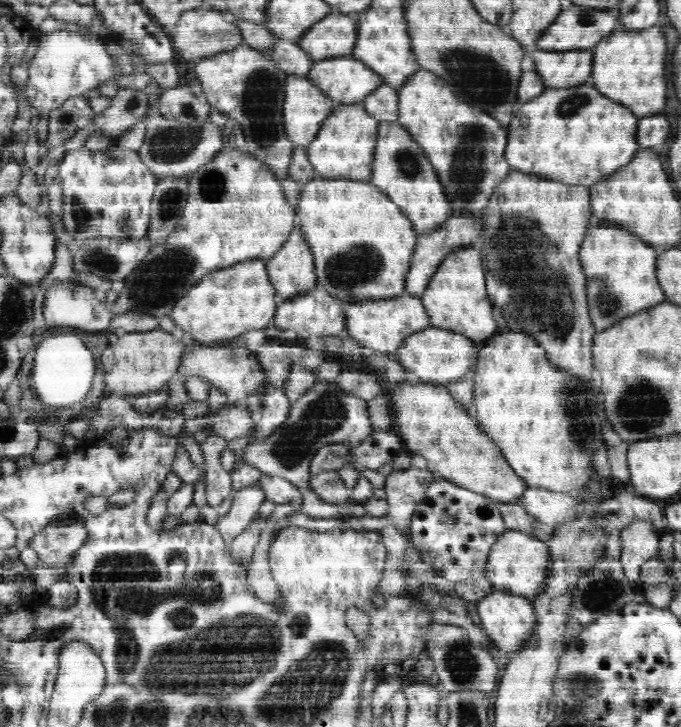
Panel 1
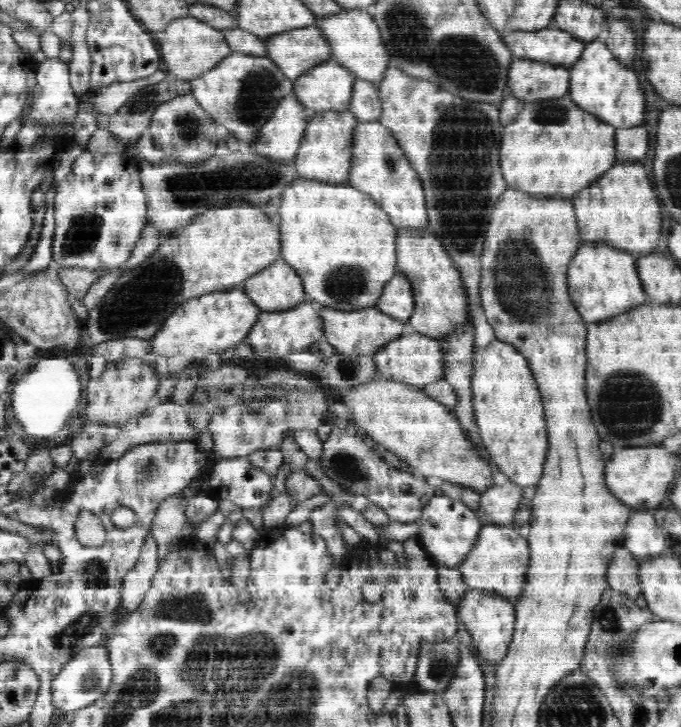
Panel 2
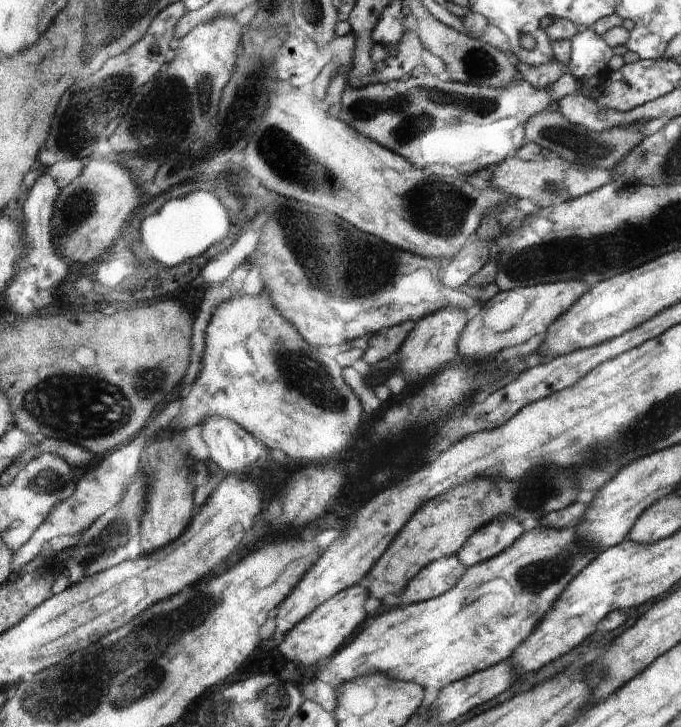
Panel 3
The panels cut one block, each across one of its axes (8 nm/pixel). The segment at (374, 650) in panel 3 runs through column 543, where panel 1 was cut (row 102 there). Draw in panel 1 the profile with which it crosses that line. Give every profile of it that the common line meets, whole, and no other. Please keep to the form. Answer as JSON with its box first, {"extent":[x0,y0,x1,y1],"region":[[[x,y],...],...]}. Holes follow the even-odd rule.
{"extent":[505,81,639,187],"region":[[[590,81],[561,89],[547,88],[540,96],[517,106],[508,126],[510,133],[505,149],[506,161],[512,171],[524,171],[526,174],[540,175],[543,179],[590,187],[605,181],[633,161],[639,150],[639,120],[629,107],[606,97]]]}

